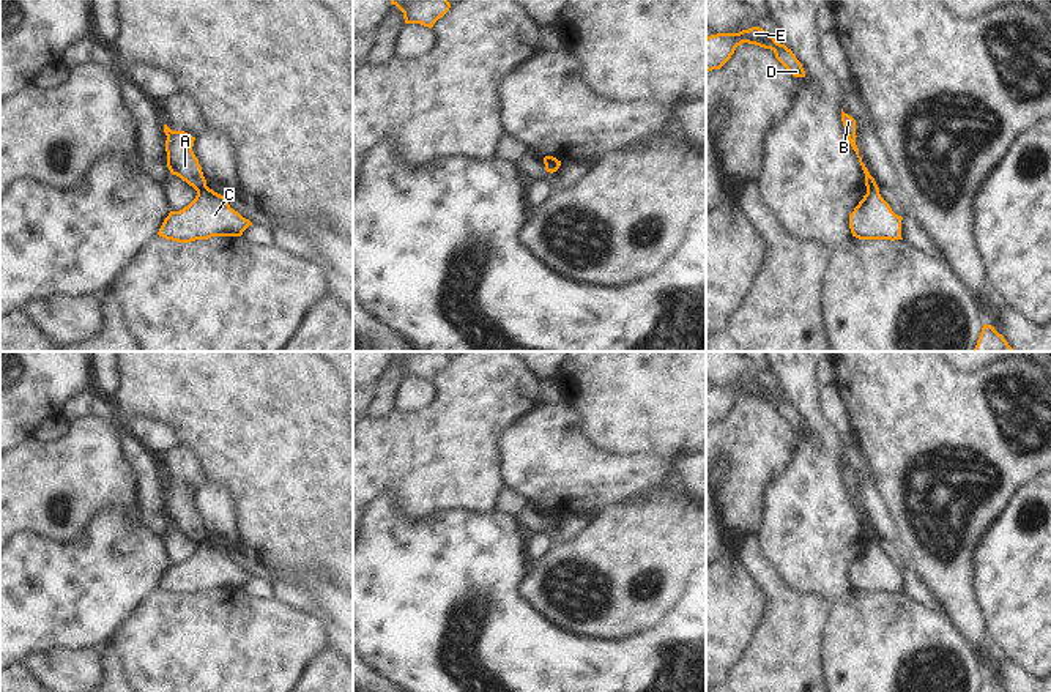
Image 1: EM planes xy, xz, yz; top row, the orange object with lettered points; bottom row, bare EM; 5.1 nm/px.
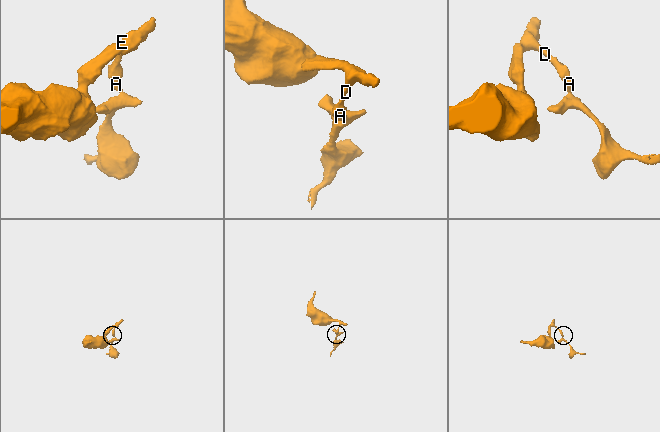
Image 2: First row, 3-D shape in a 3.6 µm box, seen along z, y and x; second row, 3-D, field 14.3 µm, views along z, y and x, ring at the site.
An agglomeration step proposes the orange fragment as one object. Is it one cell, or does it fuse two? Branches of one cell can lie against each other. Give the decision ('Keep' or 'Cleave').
Cleave.

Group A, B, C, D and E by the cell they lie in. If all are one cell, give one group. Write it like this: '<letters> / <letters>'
A B D E / C

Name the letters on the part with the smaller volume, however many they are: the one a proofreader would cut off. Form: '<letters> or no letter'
C.

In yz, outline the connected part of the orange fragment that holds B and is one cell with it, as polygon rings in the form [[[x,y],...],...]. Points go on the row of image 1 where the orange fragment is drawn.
[[[841,109],[841,121],[843,121],[843,126],[845,126],[848,140],[849,140],[852,150],[856,151],[856,154],[857,154],[857,158],[859,158],[859,162],[860,162],[860,166],[862,166],[862,170],[863,170],[863,173],[865,173],[865,186],[867,186],[867,188],[868,188],[868,186],[876,186],[876,188],[878,188],[875,178],[870,175],[868,169],[867,169],[865,164],[862,162],[862,158],[859,156],[859,148],[857,148],[857,145],[856,145],[856,137],[857,137],[857,136],[856,136],[856,120],[854,120],[851,115],[845,113],[843,109]]]

